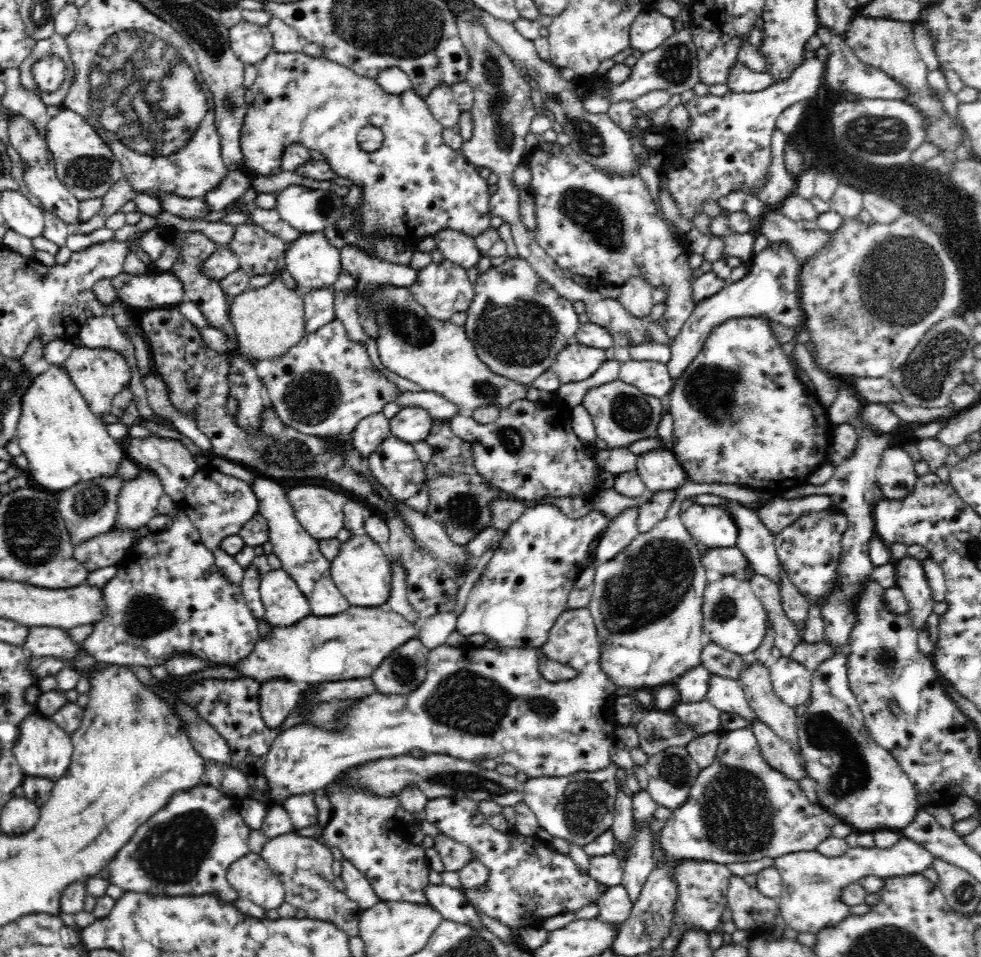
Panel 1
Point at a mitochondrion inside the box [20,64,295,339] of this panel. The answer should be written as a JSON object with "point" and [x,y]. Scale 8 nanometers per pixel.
{"point":[86,172]}

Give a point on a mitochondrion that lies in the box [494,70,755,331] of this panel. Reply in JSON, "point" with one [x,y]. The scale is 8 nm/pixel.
{"point":[597,216]}

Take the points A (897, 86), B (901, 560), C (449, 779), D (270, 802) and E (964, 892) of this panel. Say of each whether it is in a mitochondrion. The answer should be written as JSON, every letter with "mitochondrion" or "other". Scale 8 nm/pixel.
{"A":"other","B":"other","C":"mitochondrion","D":"other","E":"mitochondrion"}

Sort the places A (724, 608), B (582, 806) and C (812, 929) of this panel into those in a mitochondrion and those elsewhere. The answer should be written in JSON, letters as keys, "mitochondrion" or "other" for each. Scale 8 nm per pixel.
{"A":"mitochondrion","B":"mitochondrion","C":"other"}

